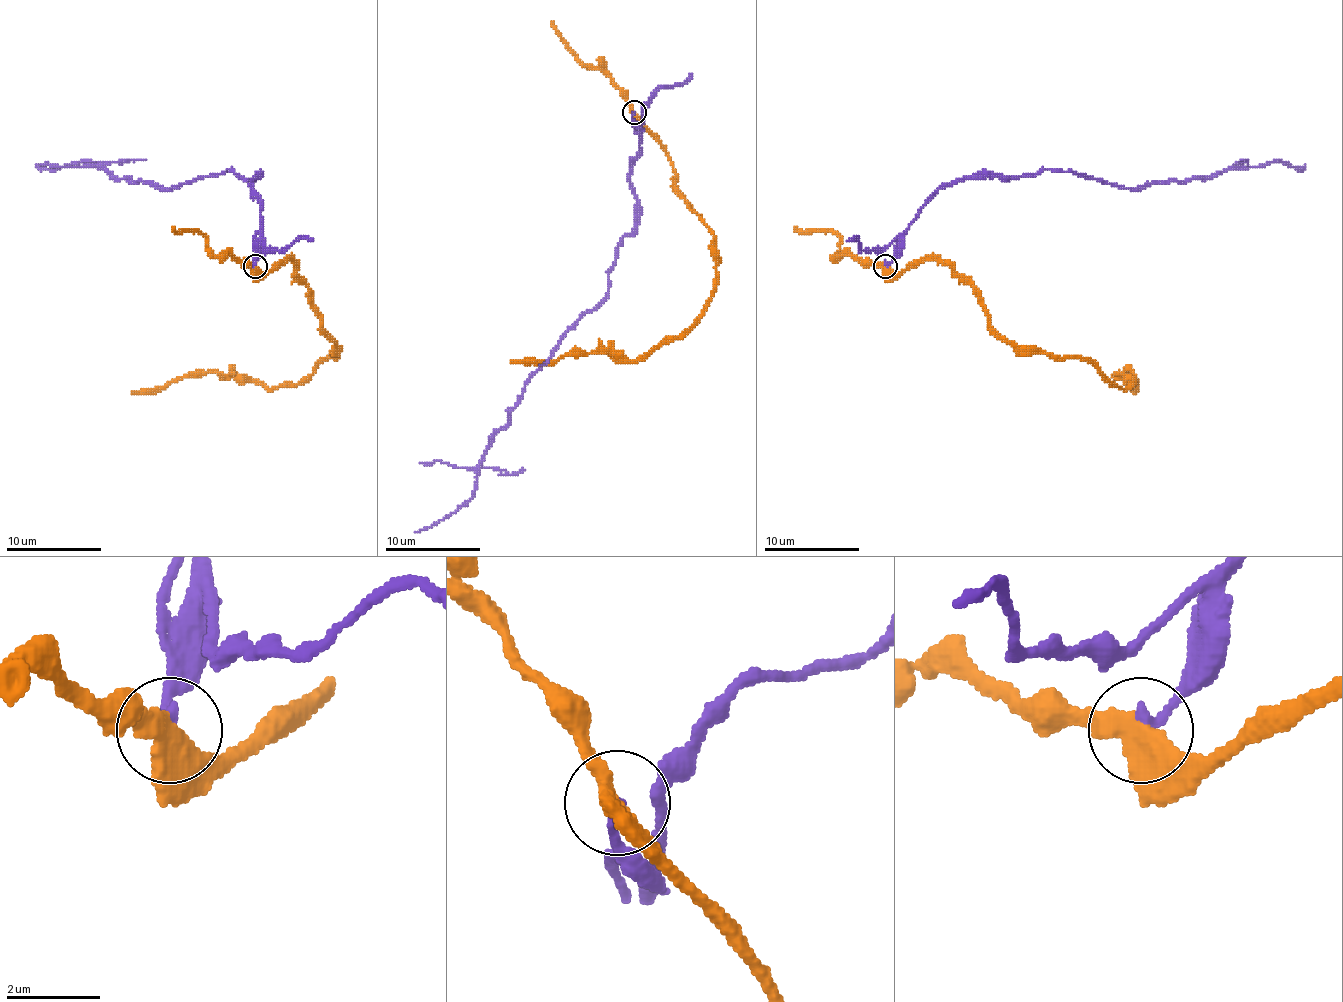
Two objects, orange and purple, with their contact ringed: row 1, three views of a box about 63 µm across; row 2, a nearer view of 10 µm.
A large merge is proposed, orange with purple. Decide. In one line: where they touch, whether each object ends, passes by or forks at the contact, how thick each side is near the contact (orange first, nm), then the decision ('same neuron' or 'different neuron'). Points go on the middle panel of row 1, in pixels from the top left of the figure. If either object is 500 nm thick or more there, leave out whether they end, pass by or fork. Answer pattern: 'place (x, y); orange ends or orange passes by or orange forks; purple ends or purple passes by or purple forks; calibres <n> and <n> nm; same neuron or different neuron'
place (634, 112); orange passes by; purple ends; calibres 480 and 240 nm; different neuron

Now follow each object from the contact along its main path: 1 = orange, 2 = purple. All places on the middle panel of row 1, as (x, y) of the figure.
1: (634, 112), (665, 152), (675, 188), (711, 229), (713, 296), (677, 336), (634, 360), (568, 353), (510, 362)
2: (634, 112), (637, 226), (620, 243), (608, 293), (529, 379), (494, 436), (475, 494), (415, 532)

